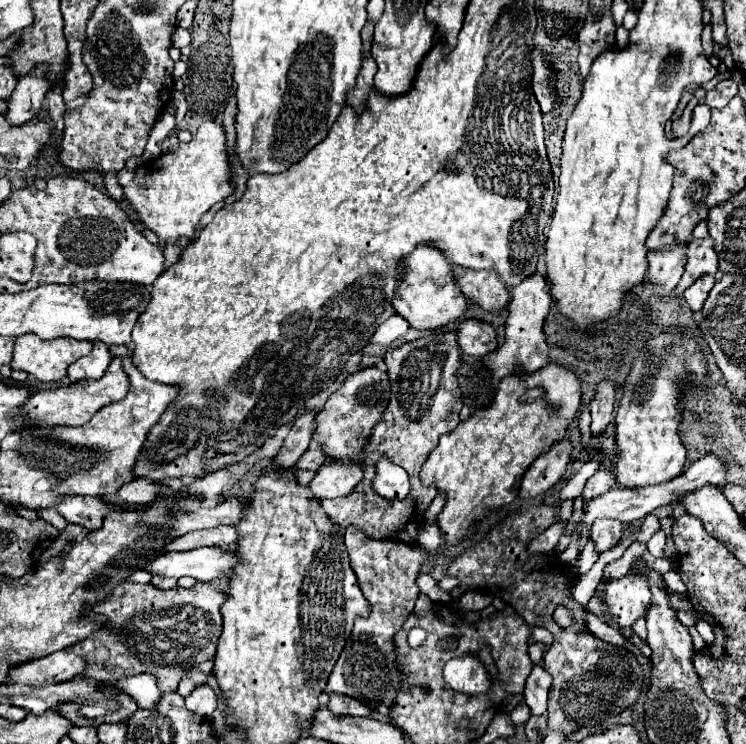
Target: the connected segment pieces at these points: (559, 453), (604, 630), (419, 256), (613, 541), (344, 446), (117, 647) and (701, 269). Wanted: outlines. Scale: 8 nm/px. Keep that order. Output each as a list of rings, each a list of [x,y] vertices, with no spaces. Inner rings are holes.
[[[560,440],[560,444],[554,444],[554,448],[544,452],[544,456],[538,456],[532,468],[528,468],[528,472],[522,478],[520,496],[530,498],[552,488],[564,476],[572,450],[574,448],[568,440]]]
[[[592,612],[586,614],[586,624],[588,624],[588,630],[590,630],[594,636],[602,638],[604,642],[612,642],[612,644],[624,646],[624,648],[630,646],[630,642],[624,640],[624,636],[620,636],[620,630],[618,630],[616,626],[610,626],[610,624],[602,622],[602,620],[596,618]]]
[[[420,244],[412,254],[408,254],[402,262],[406,266],[406,276],[398,286],[398,296],[392,300],[394,310],[408,320],[410,326],[420,330],[434,330],[446,326],[468,310],[468,298],[456,288],[454,282],[454,264],[440,252],[436,246]]]
[[[612,518],[596,520],[594,526],[592,526],[590,538],[596,542],[598,552],[606,552],[606,550],[614,548],[620,542],[620,538],[622,538],[622,524],[618,520],[612,520]]]
[[[376,366],[362,368],[350,374],[342,384],[342,388],[328,398],[320,414],[316,414],[316,432],[312,434],[312,438],[320,440],[324,454],[330,458],[336,460],[356,458],[360,454],[360,448],[364,446],[364,440],[368,440],[374,424],[386,410],[388,400],[390,400],[390,384],[386,372]]]
[[[124,582],[114,588],[108,600],[92,608],[108,618],[104,630],[68,650],[88,660],[84,670],[88,678],[112,682],[122,676],[150,672],[158,678],[162,690],[172,692],[192,666],[214,658],[222,634],[220,608],[226,598],[226,592],[204,582],[196,582],[192,588],[176,586],[172,590],[158,590],[154,584]]]
[[[712,236],[704,238],[704,240],[692,240],[688,246],[688,262],[686,262],[686,270],[678,282],[678,286],[674,288],[676,296],[682,296],[682,292],[696,282],[700,276],[704,274],[716,274],[718,272],[718,264],[716,264],[716,248],[712,248]]]

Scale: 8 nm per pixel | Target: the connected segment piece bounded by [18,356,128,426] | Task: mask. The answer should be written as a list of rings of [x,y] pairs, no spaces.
[[[116,356],[100,380],[78,380],[76,384],[62,386],[56,390],[36,392],[18,412],[24,414],[30,426],[78,426],[86,424],[94,412],[102,406],[120,400],[128,394],[128,376],[122,370],[122,358]]]

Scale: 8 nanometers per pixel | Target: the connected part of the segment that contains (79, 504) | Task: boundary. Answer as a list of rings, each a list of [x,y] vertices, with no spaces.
[[[60,496],[56,510],[68,522],[82,524],[86,530],[96,530],[102,524],[106,512],[98,512],[98,498],[90,496]]]

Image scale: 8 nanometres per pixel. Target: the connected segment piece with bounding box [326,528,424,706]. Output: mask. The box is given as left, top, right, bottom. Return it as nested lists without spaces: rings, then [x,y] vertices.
[[[346,528],[346,550],[360,590],[372,604],[372,612],[368,618],[360,618],[354,622],[354,630],[346,640],[346,646],[328,678],[326,692],[348,694],[372,706],[392,706],[402,678],[400,670],[394,664],[394,634],[412,612],[414,602],[420,594],[416,576],[420,574],[424,554],[410,544],[372,540],[356,528]]]

